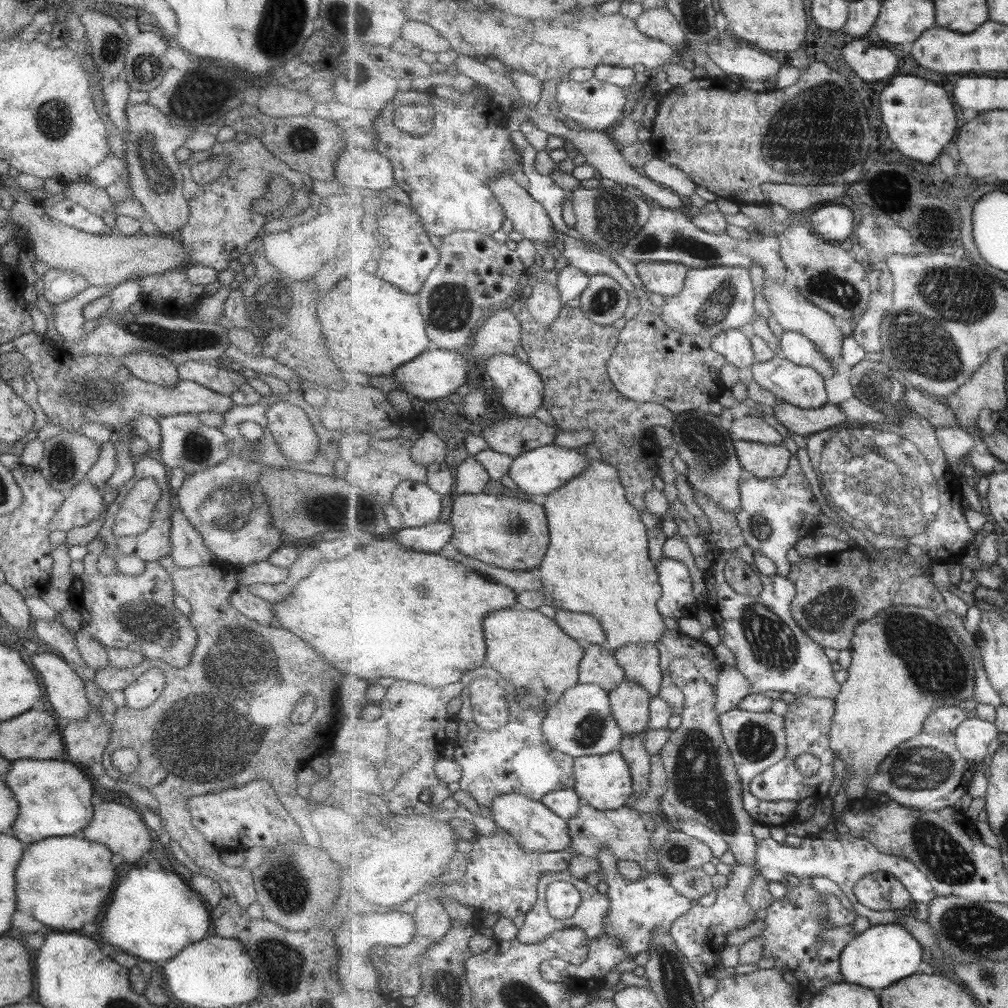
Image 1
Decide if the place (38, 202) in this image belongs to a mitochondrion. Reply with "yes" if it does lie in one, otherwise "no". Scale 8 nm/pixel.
no

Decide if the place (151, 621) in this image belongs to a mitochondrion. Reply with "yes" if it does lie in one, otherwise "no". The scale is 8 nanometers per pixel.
yes

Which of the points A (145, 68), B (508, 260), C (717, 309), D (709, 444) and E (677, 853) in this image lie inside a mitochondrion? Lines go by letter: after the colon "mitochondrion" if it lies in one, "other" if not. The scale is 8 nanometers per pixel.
A: mitochondrion
B: other
C: mitochondrion
D: mitochondrion
E: mitochondrion

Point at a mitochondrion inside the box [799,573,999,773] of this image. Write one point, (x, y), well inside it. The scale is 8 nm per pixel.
(938, 670)

